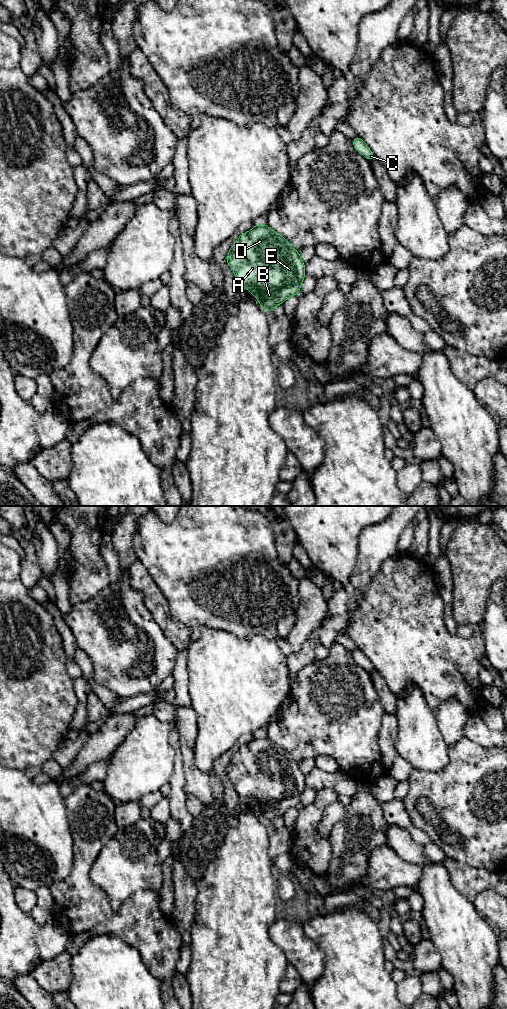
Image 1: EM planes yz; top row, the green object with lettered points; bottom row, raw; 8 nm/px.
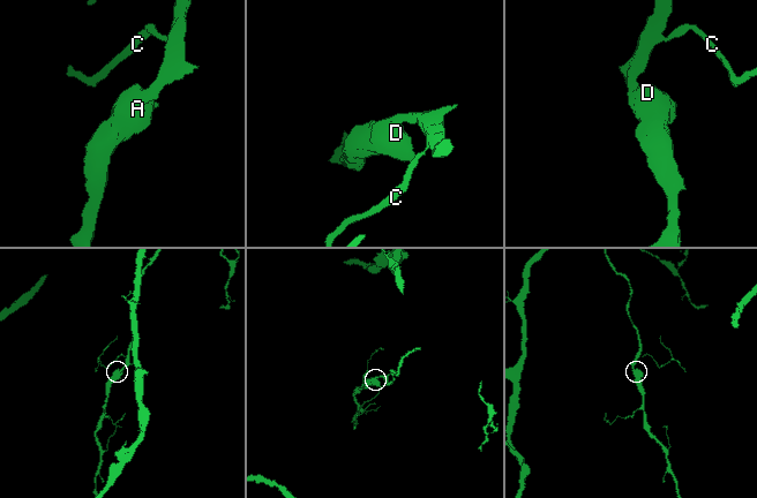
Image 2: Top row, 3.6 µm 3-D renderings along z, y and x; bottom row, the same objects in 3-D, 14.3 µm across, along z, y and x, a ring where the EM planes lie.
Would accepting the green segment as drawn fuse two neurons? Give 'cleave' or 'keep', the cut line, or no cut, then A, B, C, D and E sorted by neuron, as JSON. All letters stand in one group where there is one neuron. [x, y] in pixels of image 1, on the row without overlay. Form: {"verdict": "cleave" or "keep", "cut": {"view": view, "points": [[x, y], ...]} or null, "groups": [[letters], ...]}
{"verdict": "keep", "cut": null, "groups": [["A", "B", "C", "D", "E"]]}

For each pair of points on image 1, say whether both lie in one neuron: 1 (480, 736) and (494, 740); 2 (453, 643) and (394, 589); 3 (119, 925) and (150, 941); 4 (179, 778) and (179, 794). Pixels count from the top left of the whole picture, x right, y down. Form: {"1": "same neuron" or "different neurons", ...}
{"1": "same neuron", "2": "same neuron", "3": "same neuron", "4": "same neuron"}

